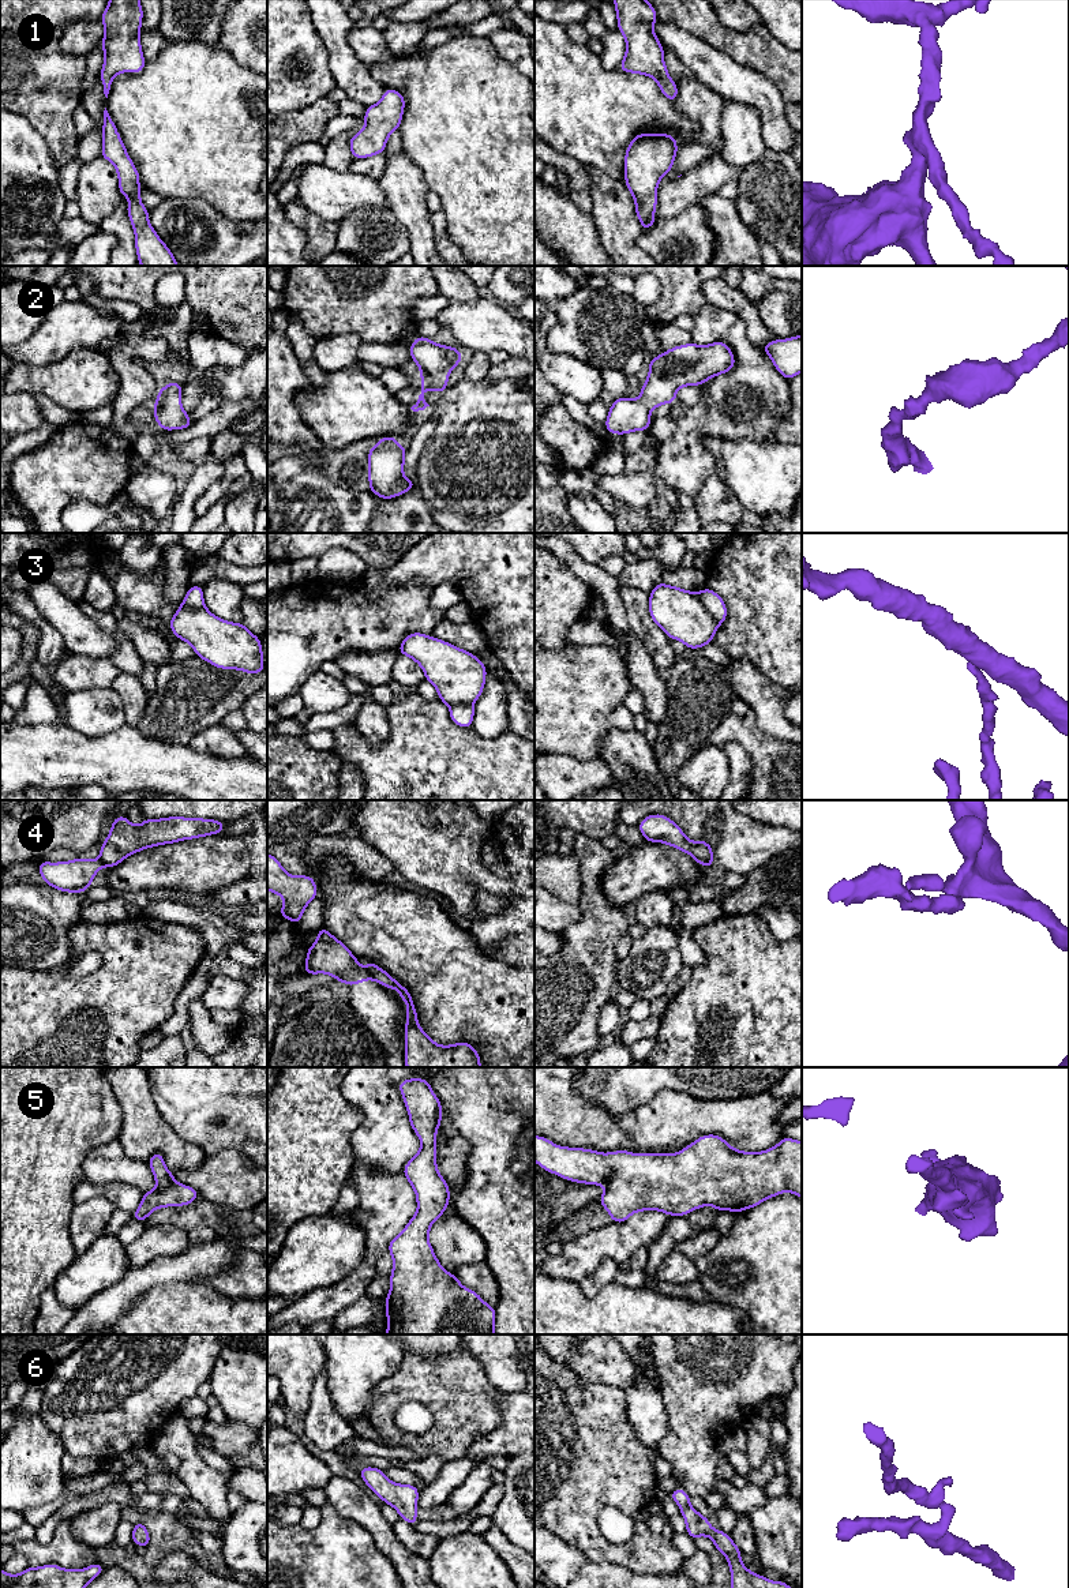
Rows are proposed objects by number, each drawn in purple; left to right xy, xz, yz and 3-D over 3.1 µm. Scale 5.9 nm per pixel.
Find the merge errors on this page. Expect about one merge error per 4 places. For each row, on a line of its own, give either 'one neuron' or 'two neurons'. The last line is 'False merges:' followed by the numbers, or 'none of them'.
1: one neuron
2: one neuron
3: two neurons
4: two neurons
5: one neuron
6: one neuron
False merges: 3, 4

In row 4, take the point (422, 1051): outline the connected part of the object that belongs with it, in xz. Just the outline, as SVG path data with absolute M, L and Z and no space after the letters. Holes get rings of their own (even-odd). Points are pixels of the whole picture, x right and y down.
M367 962L367 969L374 981L397 990L400 998L406 1003L404 1030L406 1067L481 1067L480 1055L469 1043L439 1045L420 1028L415 1002L408 988L374 962Z

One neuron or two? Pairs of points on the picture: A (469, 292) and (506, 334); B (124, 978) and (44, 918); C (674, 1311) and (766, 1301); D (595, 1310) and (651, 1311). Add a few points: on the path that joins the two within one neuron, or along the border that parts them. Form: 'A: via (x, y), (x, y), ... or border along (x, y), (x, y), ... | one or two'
A: border along (479, 297), (471, 301), (449, 301) | two
B: border along (81, 919), (68, 933), (70, 960), (59, 967) | two
C: border along (712, 1298), (738, 1307), (747, 1320) | two
D: via (608, 1311), (637, 1311) | one

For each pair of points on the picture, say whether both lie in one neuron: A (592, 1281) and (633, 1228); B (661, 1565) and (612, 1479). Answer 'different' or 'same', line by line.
A: different
B: same

